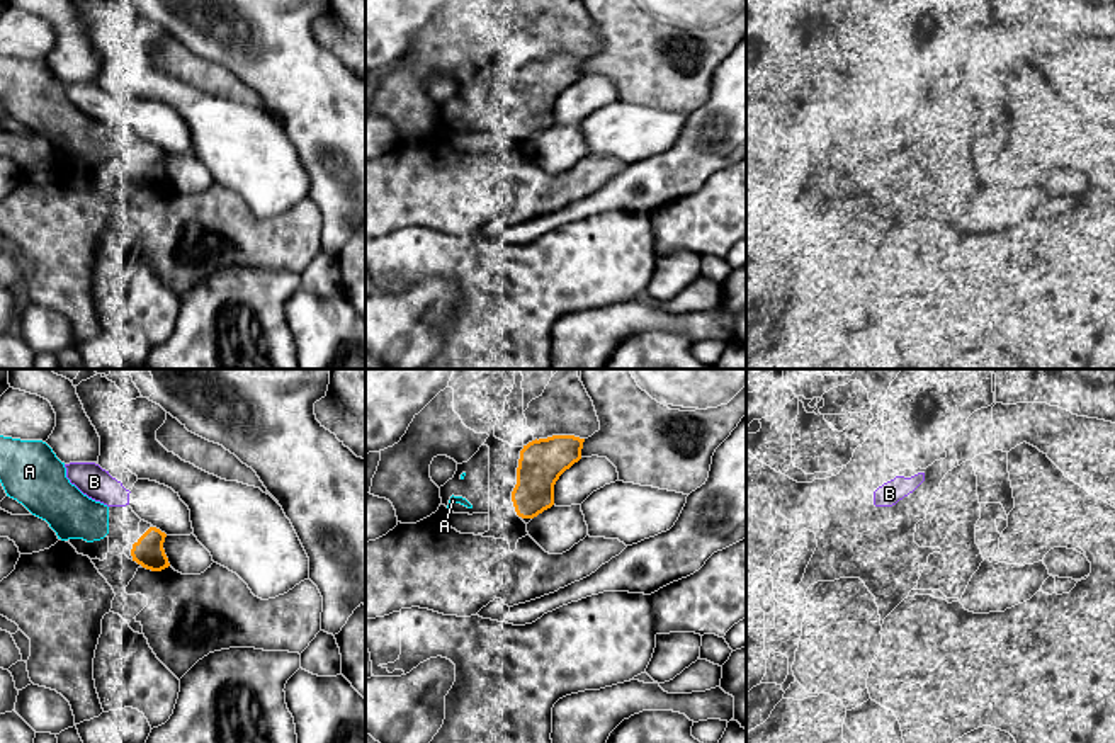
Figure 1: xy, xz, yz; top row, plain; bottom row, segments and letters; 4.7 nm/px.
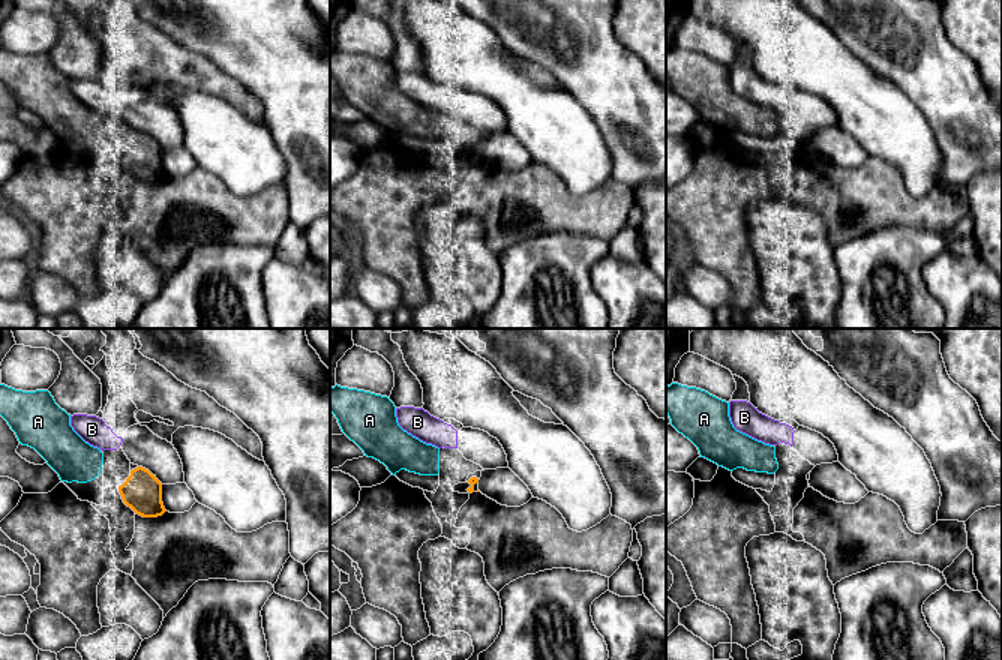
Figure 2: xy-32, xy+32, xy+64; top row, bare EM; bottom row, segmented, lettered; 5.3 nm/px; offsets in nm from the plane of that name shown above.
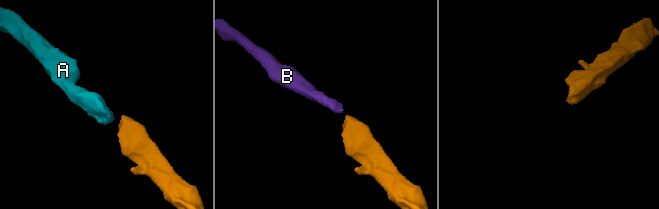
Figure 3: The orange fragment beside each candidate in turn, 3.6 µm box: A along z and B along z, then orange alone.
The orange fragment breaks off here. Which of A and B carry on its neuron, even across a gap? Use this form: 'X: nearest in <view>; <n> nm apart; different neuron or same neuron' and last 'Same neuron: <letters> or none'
A: nearest in xy; 130 nm apart; same neuron
B: nearest in xy; 150 nm apart; different neuron
Same neuron: A

